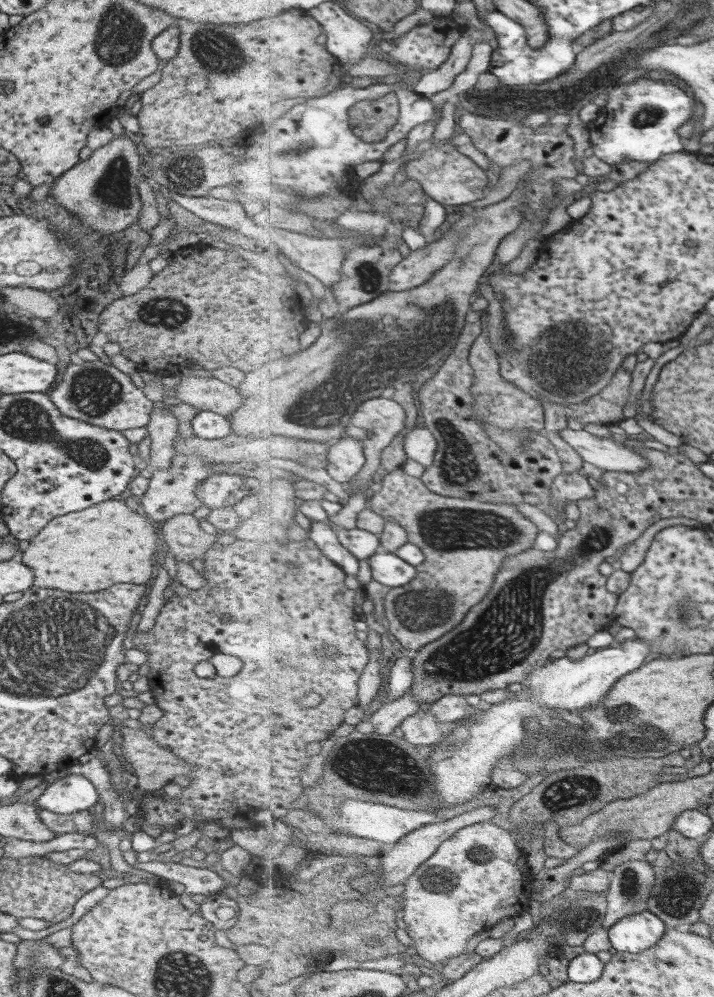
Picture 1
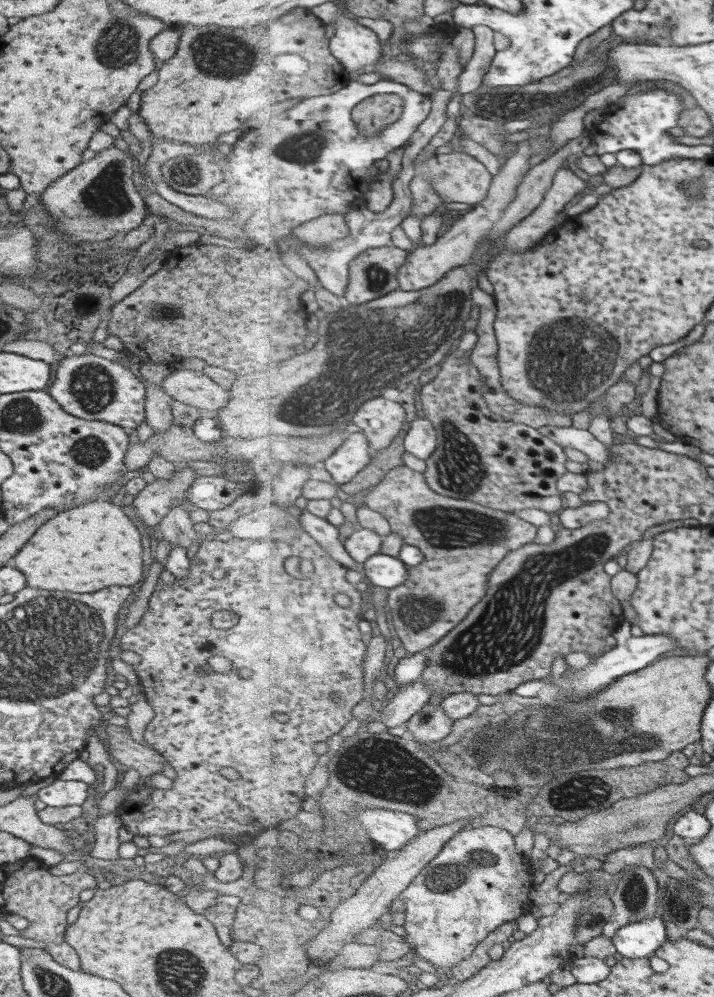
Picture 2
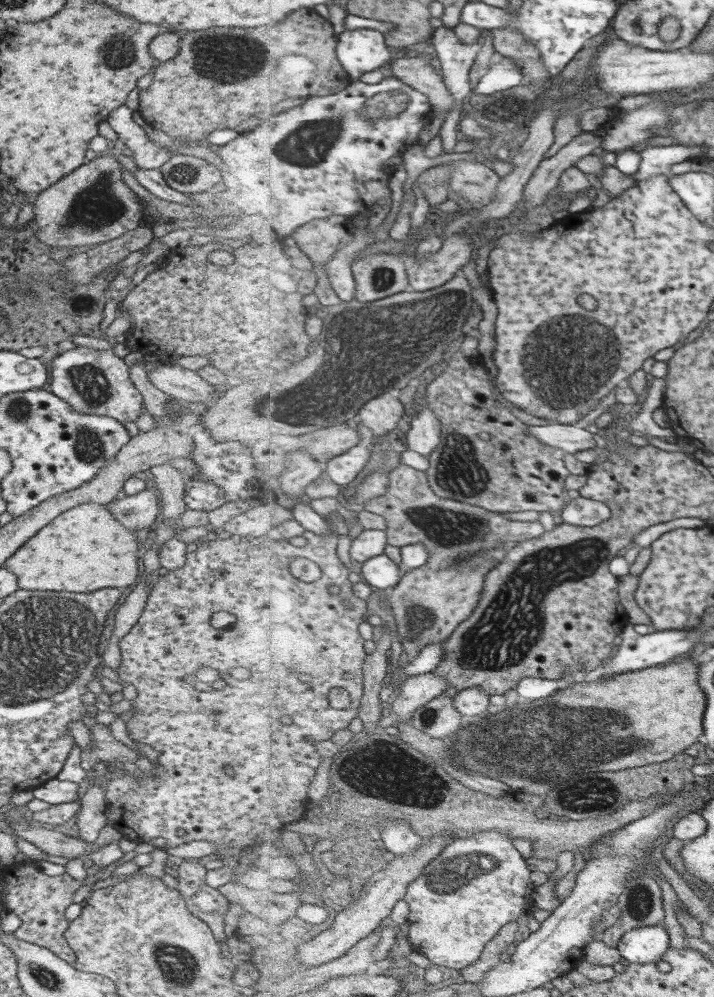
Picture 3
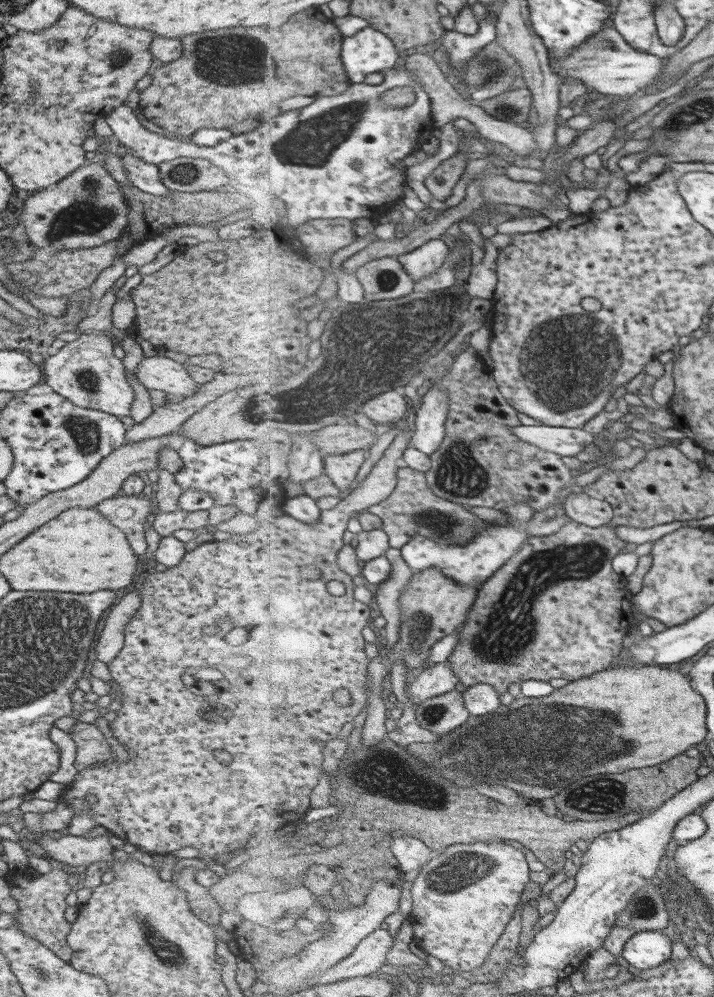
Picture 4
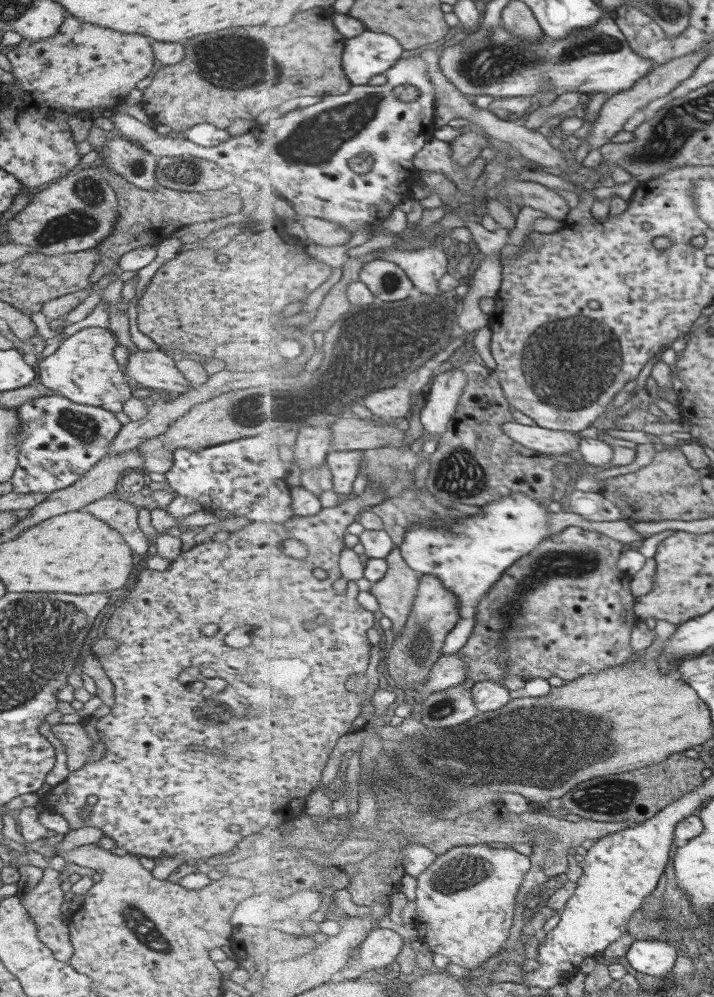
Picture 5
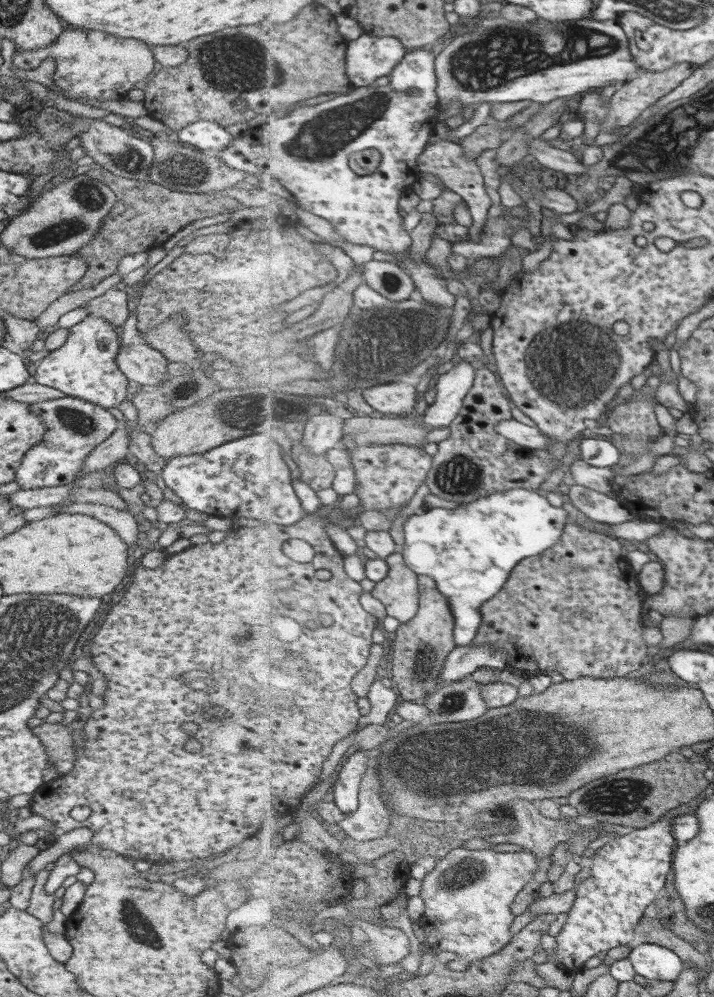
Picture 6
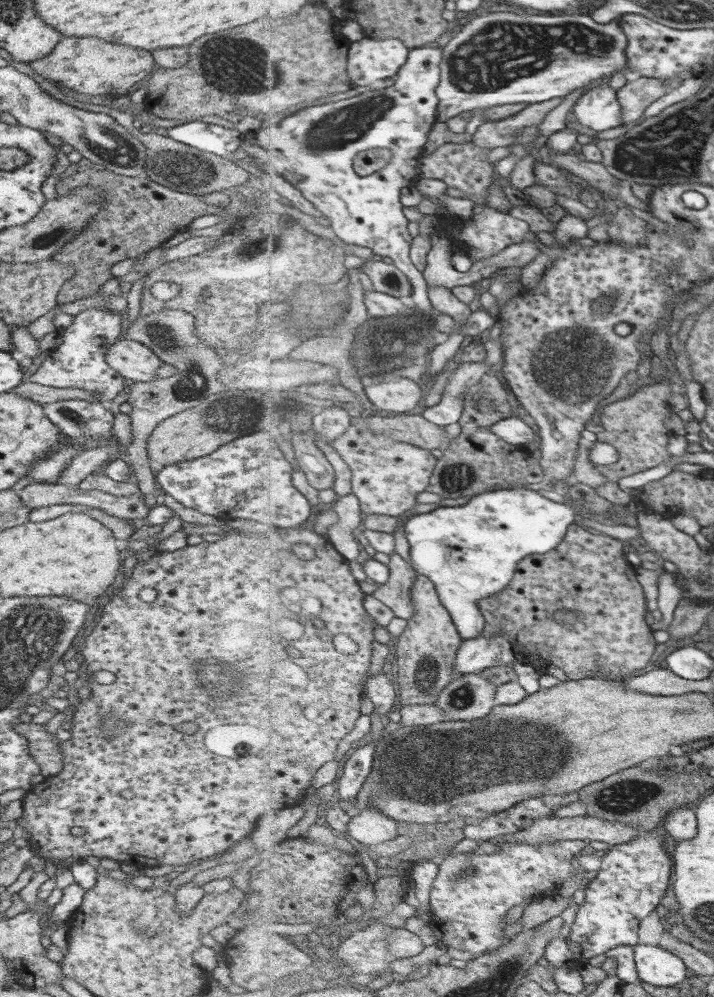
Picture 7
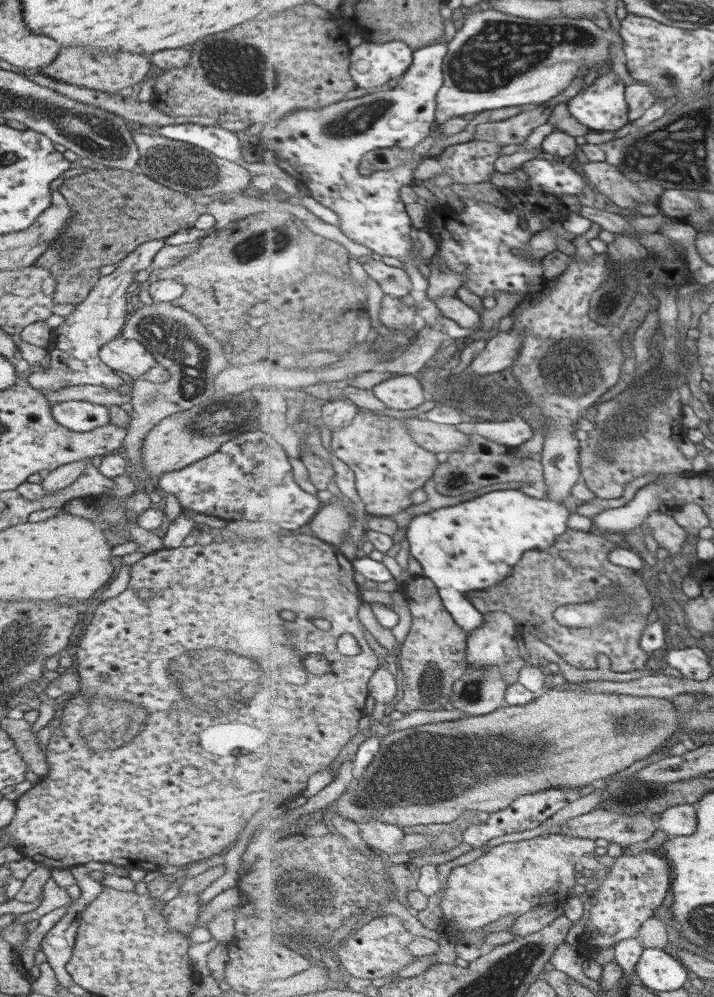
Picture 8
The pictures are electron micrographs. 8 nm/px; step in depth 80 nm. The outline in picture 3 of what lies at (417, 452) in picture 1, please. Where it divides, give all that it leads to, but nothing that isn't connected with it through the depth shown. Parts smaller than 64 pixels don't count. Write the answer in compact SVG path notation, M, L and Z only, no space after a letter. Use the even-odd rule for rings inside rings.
M427 407L411 420L411 424L412 428L407 438L408 444L412 450L428 458L443 441L441 418L432 408Z

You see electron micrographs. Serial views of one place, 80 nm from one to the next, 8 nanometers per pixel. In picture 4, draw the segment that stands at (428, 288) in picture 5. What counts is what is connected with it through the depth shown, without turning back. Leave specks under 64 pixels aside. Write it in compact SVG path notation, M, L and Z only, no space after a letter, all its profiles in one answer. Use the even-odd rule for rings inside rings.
M430 240L413 252L402 254L398 261L418 281L442 269L448 261L451 248L450 243L445 240Z

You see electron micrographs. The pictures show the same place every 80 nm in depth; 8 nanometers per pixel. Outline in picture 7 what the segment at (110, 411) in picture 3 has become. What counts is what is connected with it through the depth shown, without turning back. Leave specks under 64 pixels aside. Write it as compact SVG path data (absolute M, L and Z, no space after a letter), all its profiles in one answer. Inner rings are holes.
M88 306L86 310L73 316L70 326L59 330L59 332L62 342L58 344L57 349L45 352L42 365L38 366L37 372L29 378L29 381L58 389L78 388L78 390L88 390L97 398L96 401L109 405L111 400L126 388L123 376L110 368L105 359L107 350L118 340L120 332L122 332L122 315L113 313L110 309L104 307Z

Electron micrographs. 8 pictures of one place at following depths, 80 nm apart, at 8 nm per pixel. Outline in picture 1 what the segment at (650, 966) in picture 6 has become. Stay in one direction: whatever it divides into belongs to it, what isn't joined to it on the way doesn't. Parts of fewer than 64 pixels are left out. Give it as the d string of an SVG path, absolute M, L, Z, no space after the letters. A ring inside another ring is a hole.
M647 910L642 914L627 916L609 931L618 951L644 953L665 937L668 928L665 919Z

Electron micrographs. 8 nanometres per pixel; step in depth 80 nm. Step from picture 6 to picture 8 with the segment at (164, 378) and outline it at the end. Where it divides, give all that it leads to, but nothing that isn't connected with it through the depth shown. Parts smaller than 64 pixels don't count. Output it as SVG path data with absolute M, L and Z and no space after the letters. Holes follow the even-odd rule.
M124 337L106 342L100 347L99 355L111 369L120 370L135 380L144 379L143 374L157 364L144 343Z

